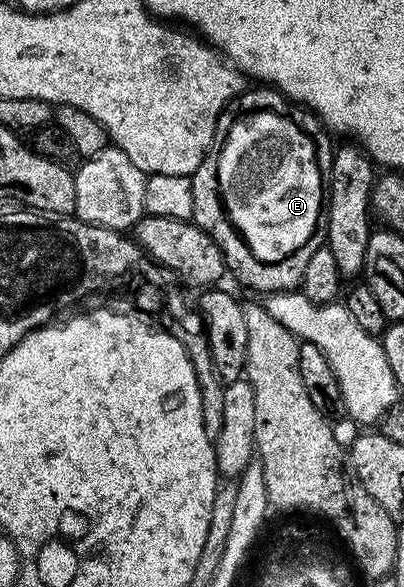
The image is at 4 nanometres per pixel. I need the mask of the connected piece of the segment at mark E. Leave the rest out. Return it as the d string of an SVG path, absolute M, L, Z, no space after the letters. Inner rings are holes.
M256 104L256 106L238 106L238 111L229 111L226 116L227 123L232 124L232 134L228 130L222 130L222 140L212 142L213 146L218 146L218 152L208 152L218 156L220 162L216 162L216 202L218 208L224 216L226 226L232 230L234 238L240 240L244 244L242 254L226 254L224 262L229 273L232 272L245 284L248 288L253 288L256 292L264 292L263 294L271 294L273 292L291 292L299 289L302 282L302 273L306 271L306 265L310 263L310 258L314 255L314 250L325 247L326 237L328 234L328 203L330 202L330 184L320 173L320 160L316 157L316 144L312 141L313 133L307 128L303 128L298 122L294 122L294 118L290 115L289 110L274 110L266 104Z

